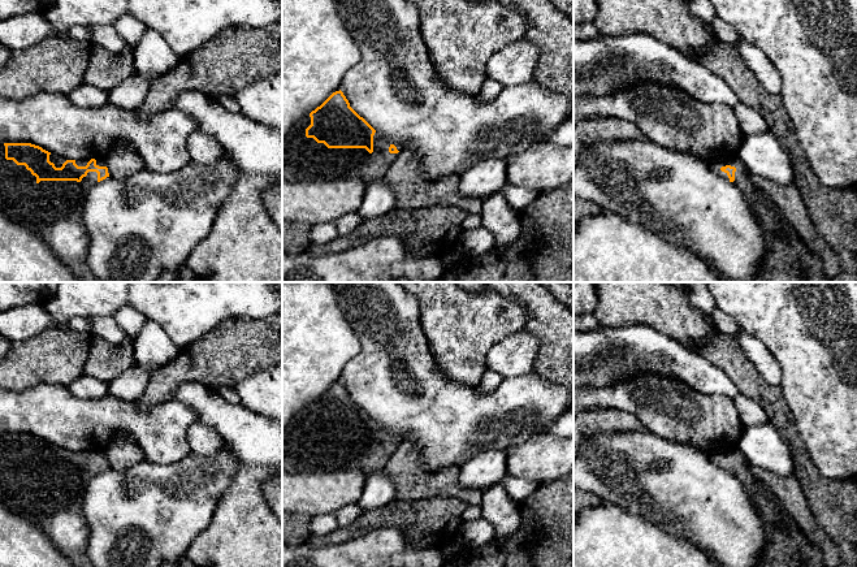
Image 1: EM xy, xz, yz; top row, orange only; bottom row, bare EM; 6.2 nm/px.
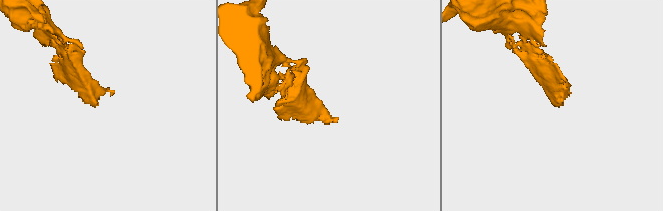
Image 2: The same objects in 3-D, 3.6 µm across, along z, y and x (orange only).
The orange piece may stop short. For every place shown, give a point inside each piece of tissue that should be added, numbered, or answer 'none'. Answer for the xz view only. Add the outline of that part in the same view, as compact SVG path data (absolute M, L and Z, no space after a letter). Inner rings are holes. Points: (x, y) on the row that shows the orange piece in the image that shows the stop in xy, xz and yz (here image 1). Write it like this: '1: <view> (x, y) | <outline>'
1: xz (303, 159) | M310 113L293 125L282 139L282 179L312 181L356 177L365 186L385 176L398 153L390 153L390 142L373 135L373 152L365 148L328 148L306 137Z

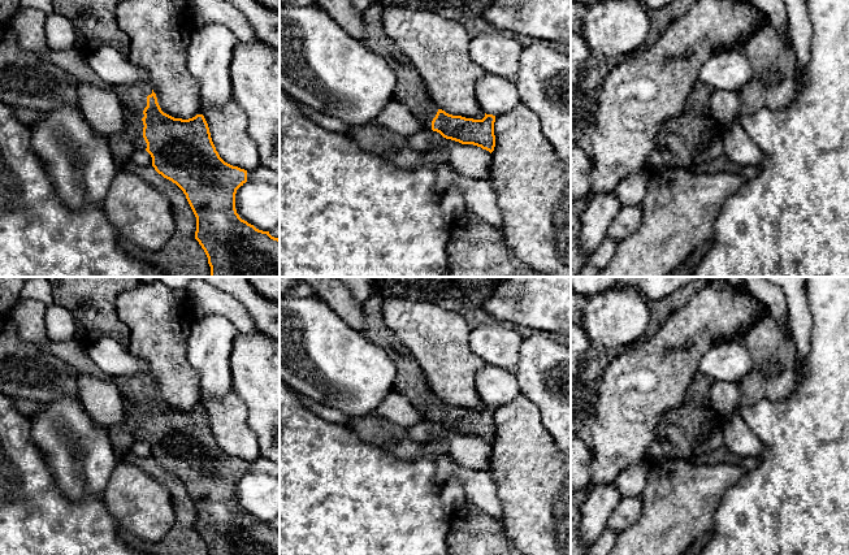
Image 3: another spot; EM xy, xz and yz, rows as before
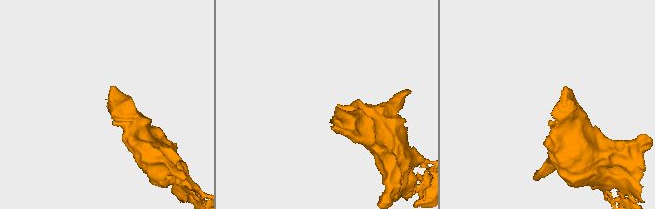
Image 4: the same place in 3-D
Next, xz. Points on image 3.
1: xz (410, 91) | M376 3L363 12L367 36L361 42L394 70L397 86L393 100L406 107L423 127L432 130L432 121L439 108L410 60L395 47L391 38L384 34L382 10L384 6Z

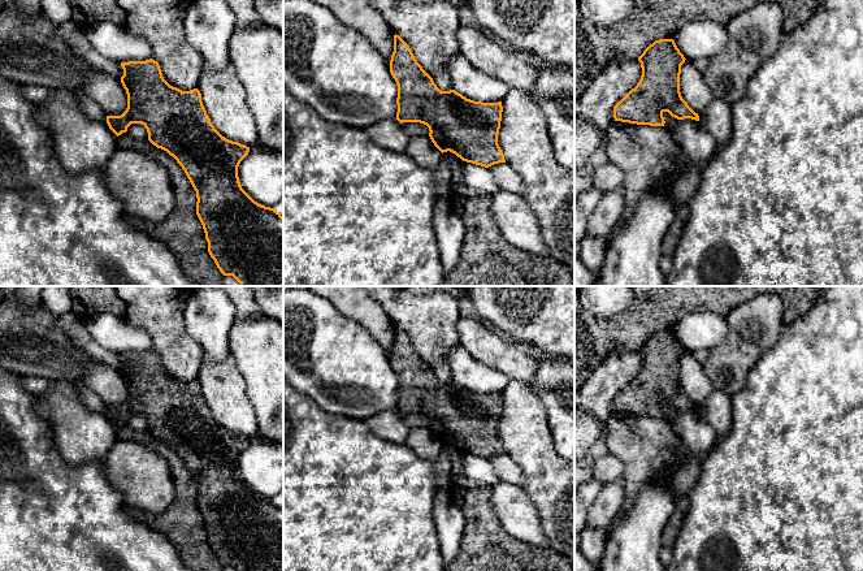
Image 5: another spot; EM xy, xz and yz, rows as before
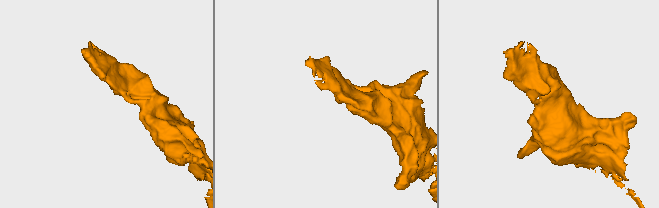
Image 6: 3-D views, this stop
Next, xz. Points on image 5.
none

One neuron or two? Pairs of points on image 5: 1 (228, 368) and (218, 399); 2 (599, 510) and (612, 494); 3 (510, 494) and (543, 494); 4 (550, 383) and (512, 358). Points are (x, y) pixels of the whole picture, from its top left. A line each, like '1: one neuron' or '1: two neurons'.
1: one neuron
2: one neuron
3: two neurons
4: two neurons

